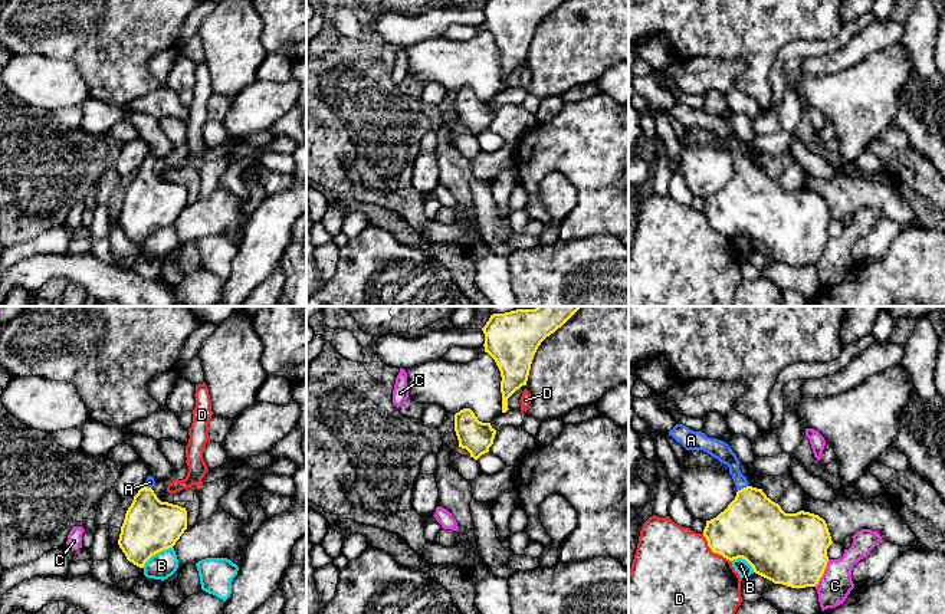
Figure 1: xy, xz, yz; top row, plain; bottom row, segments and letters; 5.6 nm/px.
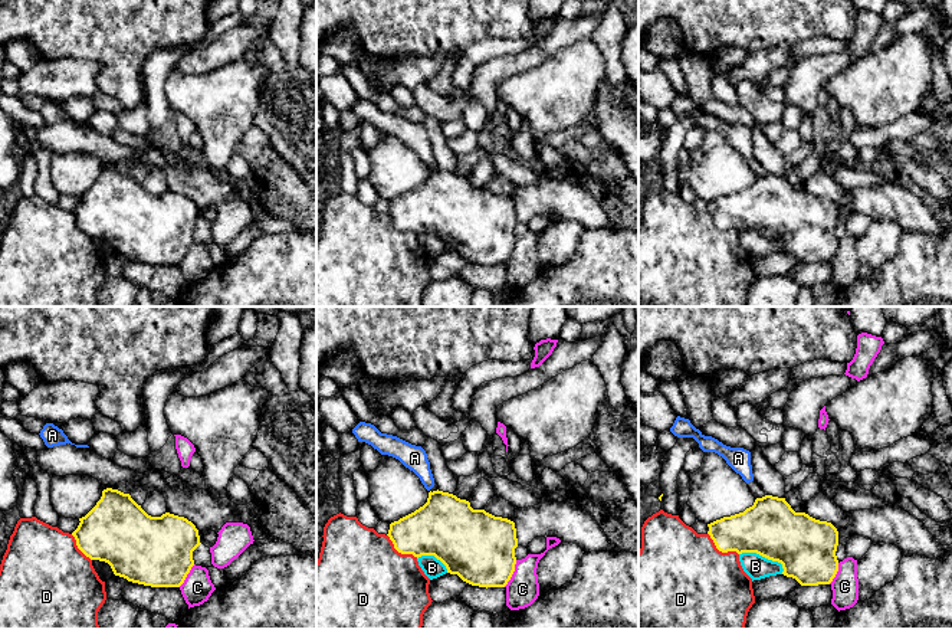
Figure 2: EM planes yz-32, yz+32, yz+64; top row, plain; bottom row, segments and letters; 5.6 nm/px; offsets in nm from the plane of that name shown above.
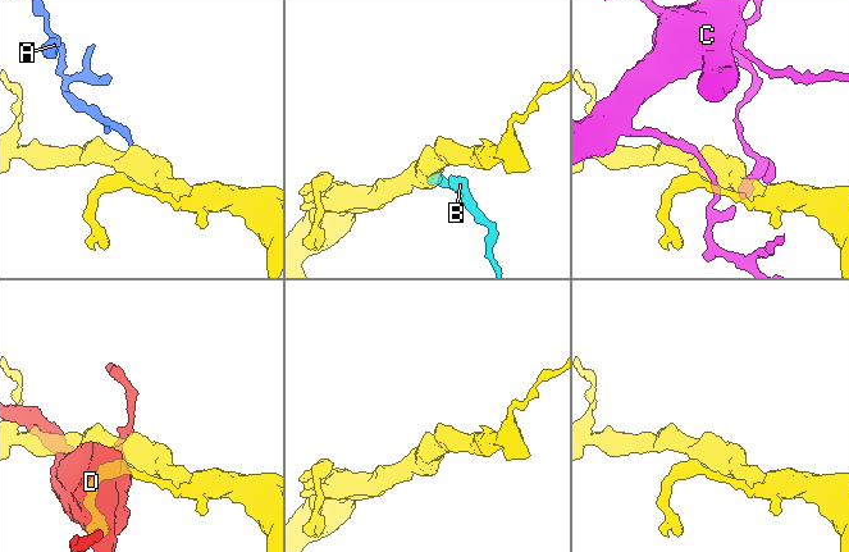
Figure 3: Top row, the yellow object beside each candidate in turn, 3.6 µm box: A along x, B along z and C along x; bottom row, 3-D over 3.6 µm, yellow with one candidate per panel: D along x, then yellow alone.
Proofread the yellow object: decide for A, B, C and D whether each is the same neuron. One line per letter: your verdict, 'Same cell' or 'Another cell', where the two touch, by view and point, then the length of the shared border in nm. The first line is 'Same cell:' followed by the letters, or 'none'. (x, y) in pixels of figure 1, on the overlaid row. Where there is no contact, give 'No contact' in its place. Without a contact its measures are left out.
Same cell: A
A: Same cell. Touches yellow at yz (744, 488). Shared border 70 nm
B: Another cell. Touches yellow at xy (156, 552). Shared border 200 nm
C: Another cell. Touches yellow at yz (823, 573). Shared border 170 nm
D: Another cell. Touches yellow at yz (714, 551). Shared border 220 nm

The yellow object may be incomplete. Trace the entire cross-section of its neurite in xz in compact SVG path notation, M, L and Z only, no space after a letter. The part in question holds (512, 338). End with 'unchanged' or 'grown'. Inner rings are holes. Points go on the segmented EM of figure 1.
M537 306L490 315L482 328L485 352L501 371L502 413L508 398L526 385L534 355L541 342L561 328L581 306Z; unchanged

